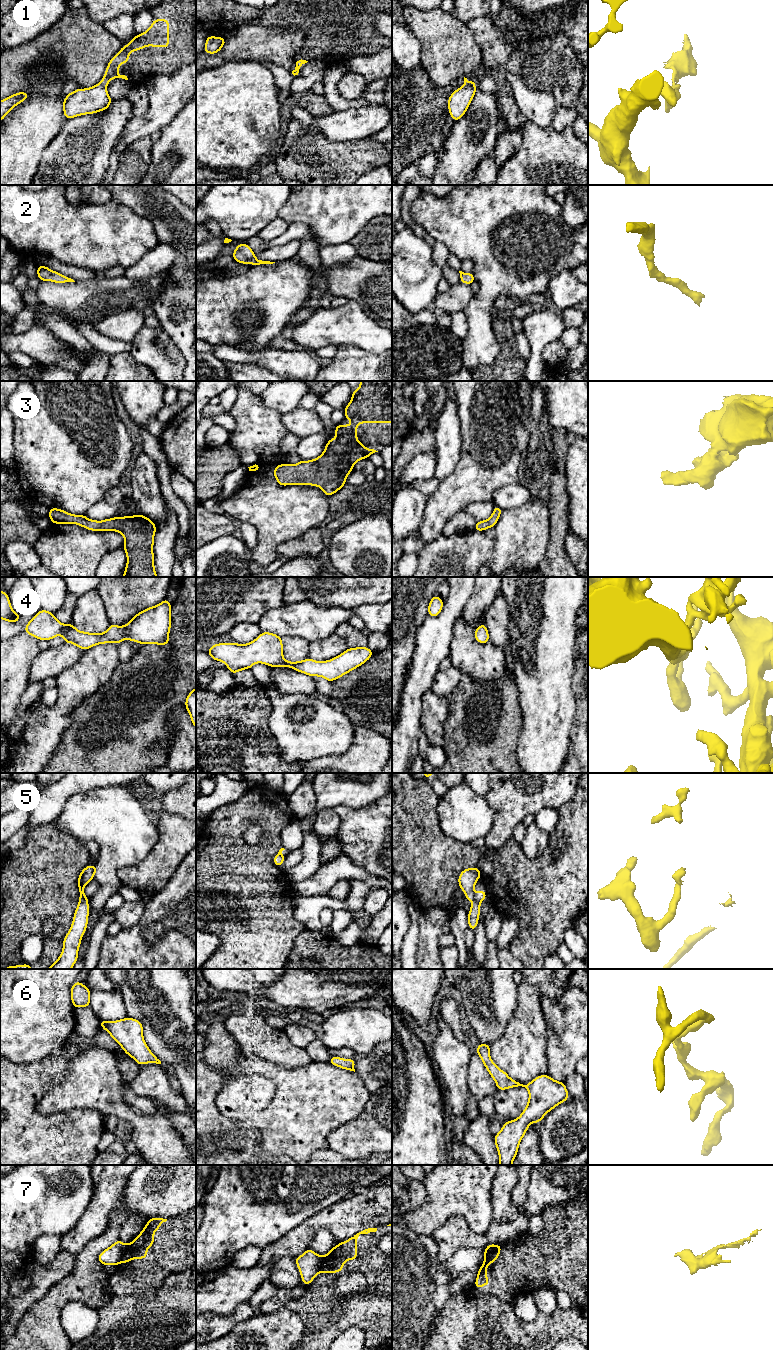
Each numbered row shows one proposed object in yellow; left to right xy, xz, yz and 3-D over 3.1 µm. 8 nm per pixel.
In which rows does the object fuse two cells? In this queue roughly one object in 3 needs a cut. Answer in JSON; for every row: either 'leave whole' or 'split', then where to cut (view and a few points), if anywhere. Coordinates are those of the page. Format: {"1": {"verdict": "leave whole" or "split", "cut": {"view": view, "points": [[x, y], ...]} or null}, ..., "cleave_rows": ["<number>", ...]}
{"1": {"verdict": "split", "cut": {"view": "xy", "points": [[100, 82], [105, 87]]}}, "2": {"verdict": "leave whole", "cut": null}, "3": {"verdict": "leave whole", "cut": null}, "4": {"verdict": "leave whole", "cut": null}, "5": {"verdict": "split", "cut": {"view": "xy", "points": [[79, 895], [86, 897]]}}, "6": {"verdict": "leave whole", "cut": null}, "7": {"verdict": "split", "cut": {"view": "xy", "points": [[127, 1245], [118, 1262]]}}, "cleave_rows": ["1", "5", "7"]}

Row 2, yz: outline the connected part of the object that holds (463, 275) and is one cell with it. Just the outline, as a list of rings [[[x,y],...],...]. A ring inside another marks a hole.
[[[459,271],[459,273],[460,273],[460,282],[461,283],[471,285],[475,281],[475,278],[474,278],[472,272],[464,273],[462,271]]]

